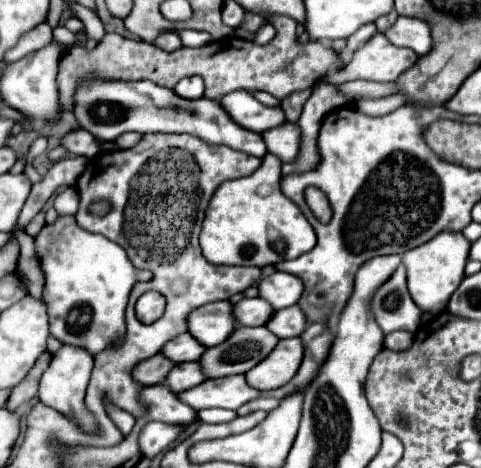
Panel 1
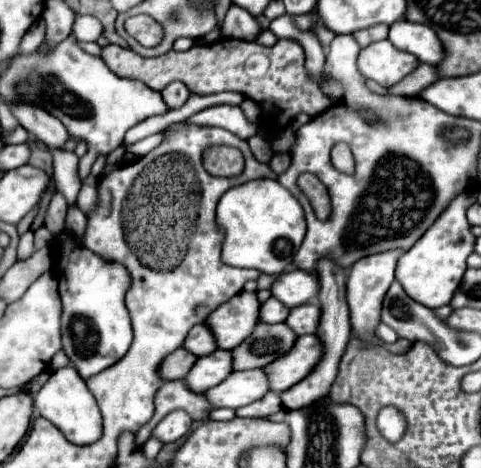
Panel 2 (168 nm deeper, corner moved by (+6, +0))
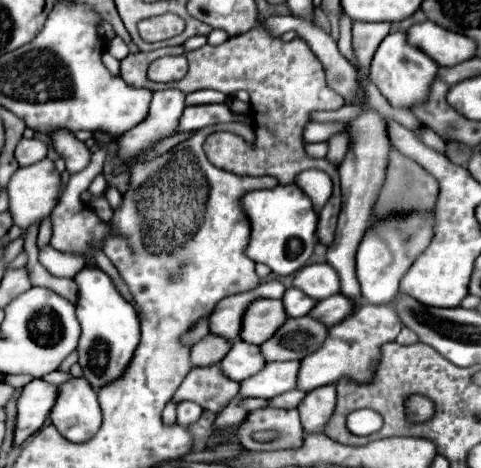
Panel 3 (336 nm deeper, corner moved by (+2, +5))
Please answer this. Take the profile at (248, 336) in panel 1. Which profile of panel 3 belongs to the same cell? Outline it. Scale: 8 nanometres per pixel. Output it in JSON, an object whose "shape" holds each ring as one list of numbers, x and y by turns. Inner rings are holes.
{"shape":[[302,316,302,318,288,318,286,324,266,340,260,350,268,362,272,360,286,360,282,356,306,356,312,354,322,346,326,340,326,330,322,322]]}

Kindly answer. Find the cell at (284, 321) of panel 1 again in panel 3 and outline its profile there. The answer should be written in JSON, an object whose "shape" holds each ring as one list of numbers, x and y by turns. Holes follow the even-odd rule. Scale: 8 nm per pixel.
{"shape":[[336,294,318,302,310,312,312,318,318,318,326,326,334,326,344,318,348,318,350,314,354,314,354,300,346,298,344,294]]}

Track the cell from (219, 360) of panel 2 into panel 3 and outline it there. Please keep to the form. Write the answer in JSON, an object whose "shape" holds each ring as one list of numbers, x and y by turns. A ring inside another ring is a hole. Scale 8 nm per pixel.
{"shape":[[238,340,238,342,234,342,232,350,226,354,226,358,218,366,222,368,222,372,228,378,242,382,242,380,258,374,258,370,262,370,264,364,266,364,266,360,262,358,262,352,258,350,258,346]]}

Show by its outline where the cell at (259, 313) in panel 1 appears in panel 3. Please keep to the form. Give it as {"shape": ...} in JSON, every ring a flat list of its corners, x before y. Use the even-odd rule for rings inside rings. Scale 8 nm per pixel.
{"shape":[[288,288,284,298,282,298,282,302,284,302,286,314,292,316,292,318,306,316,318,304,318,300,302,294,302,290,298,290,298,288]]}

